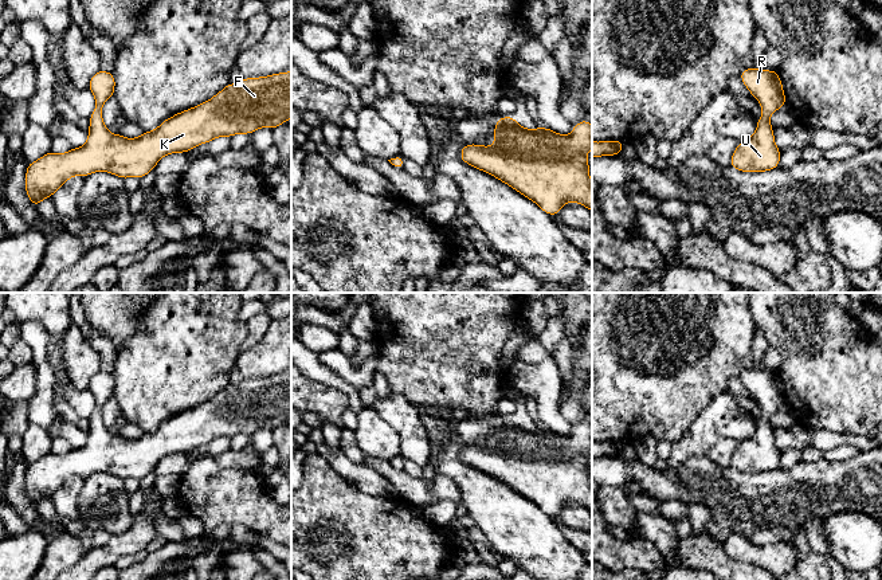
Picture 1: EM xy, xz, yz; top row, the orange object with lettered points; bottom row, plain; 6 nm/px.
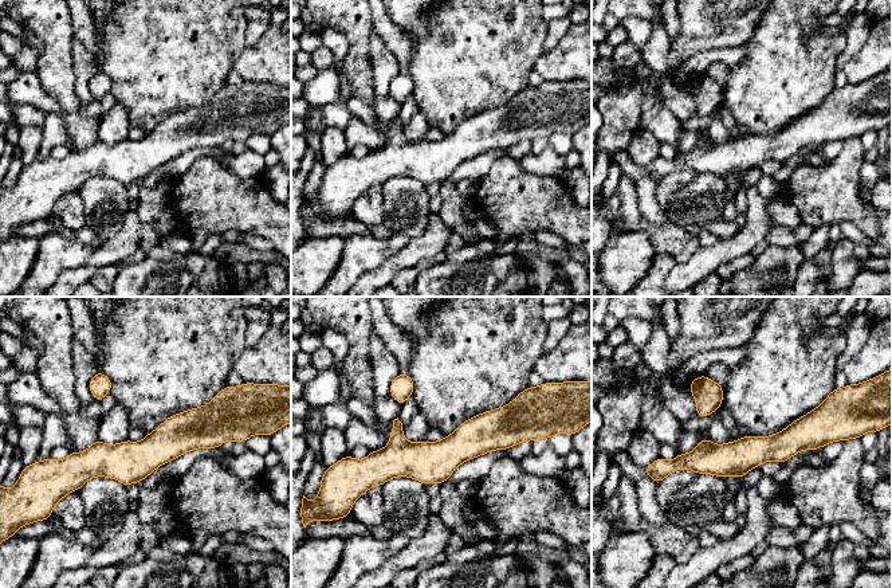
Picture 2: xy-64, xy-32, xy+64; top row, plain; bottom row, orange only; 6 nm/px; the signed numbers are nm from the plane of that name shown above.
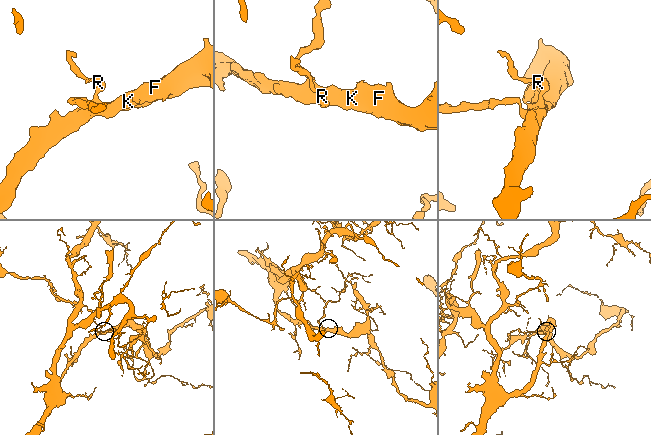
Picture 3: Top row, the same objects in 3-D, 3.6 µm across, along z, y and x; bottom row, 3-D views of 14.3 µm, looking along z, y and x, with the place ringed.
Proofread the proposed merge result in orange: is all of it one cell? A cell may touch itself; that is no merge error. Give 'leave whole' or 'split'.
leave whole

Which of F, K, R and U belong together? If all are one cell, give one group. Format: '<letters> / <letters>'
F K R U

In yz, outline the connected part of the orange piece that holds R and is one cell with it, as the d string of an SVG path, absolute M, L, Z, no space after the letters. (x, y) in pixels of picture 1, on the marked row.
M756 67L741 71L740 78L749 93L760 102L763 114L750 138L742 140L732 154L729 166L740 172L767 172L779 166L780 149L769 117L787 105L783 83L777 71Z

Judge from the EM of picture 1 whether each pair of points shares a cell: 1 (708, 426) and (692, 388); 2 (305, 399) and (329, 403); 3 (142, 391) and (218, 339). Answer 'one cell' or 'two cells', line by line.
1: two cells
2: one cell
3: one cell

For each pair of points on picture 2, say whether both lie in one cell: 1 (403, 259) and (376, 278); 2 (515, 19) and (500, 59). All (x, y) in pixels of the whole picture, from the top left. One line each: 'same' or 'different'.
1: same
2: same

